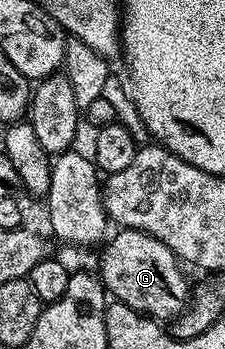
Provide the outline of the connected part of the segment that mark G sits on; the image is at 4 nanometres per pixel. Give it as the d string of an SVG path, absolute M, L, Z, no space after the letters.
M121 229L101 253L99 276L113 301L121 301L158 323L169 323L189 304L191 284L184 271L182 262L159 239L138 229Z

